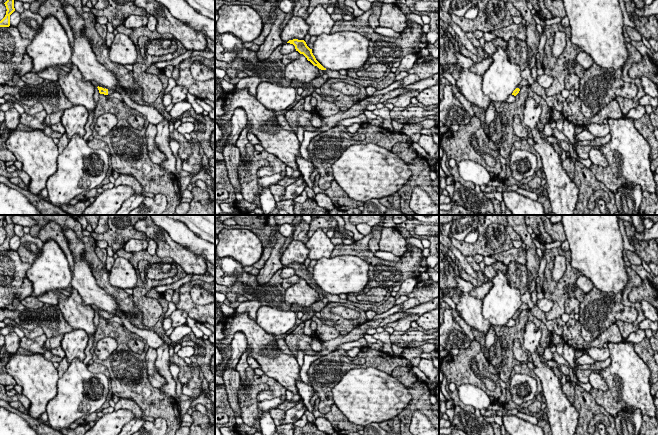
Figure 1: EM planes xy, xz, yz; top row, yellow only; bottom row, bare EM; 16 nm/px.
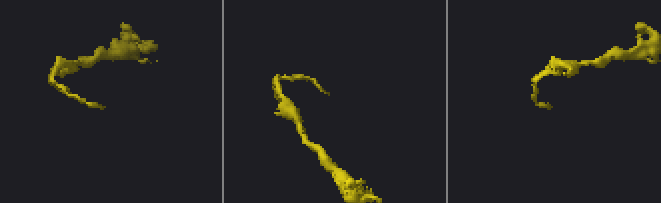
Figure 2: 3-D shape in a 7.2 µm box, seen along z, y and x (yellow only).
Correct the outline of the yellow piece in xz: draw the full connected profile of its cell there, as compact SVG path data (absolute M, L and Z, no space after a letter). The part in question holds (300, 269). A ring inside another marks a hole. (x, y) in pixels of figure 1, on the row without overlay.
M293 263L289 264L287 267L293 268L295 270L296 275L300 278L303 278L308 285L310 285L314 290L317 290L321 293L325 298L329 300L329 303L337 302L337 303L345 303L350 304L351 301L347 299L341 299L339 295L332 295L329 293L324 292L315 282L312 277L312 273L310 273L304 264Z

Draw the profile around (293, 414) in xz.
M298 403L297 405L285 411L285 416L282 420L282 424L293 424L295 421L299 420L306 411L307 408L305 407L305 405L302 403Z

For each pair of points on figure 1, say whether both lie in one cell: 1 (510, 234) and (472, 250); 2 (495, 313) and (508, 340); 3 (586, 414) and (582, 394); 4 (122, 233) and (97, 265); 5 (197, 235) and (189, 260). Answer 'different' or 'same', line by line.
1: same
2: different
3: same
4: different
5: different

